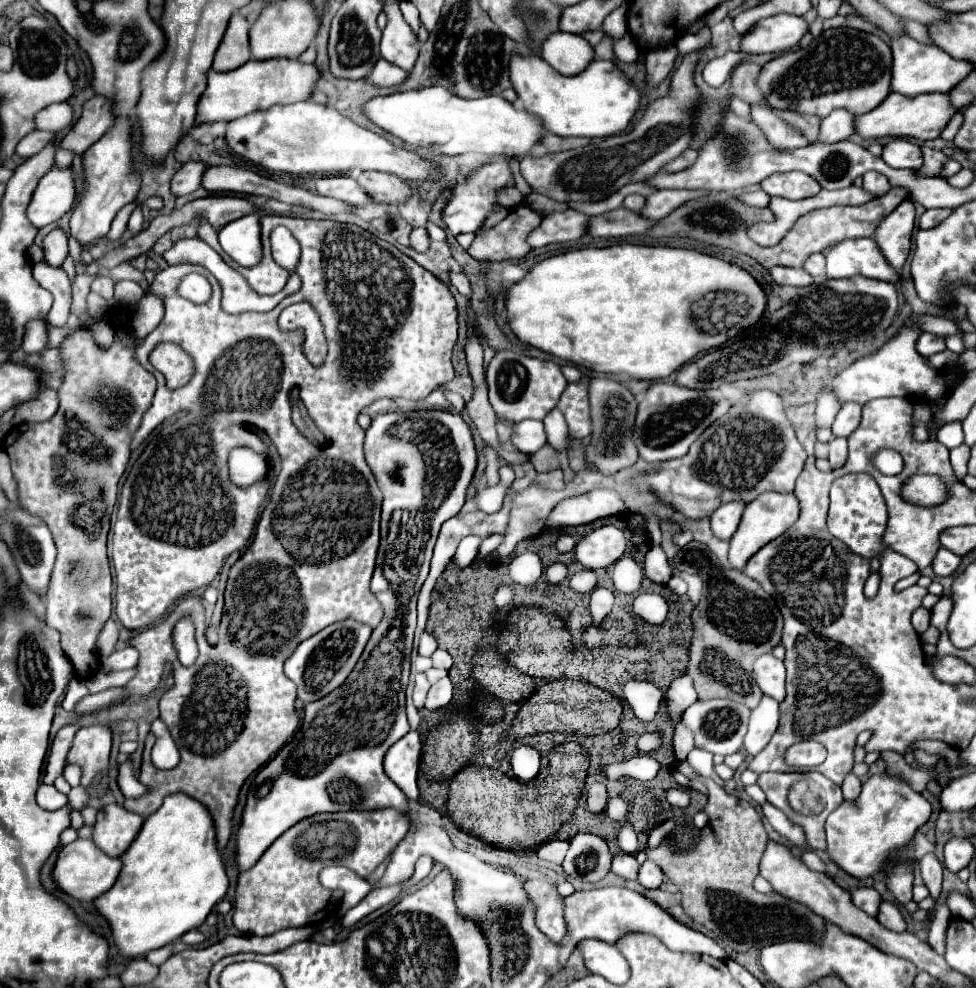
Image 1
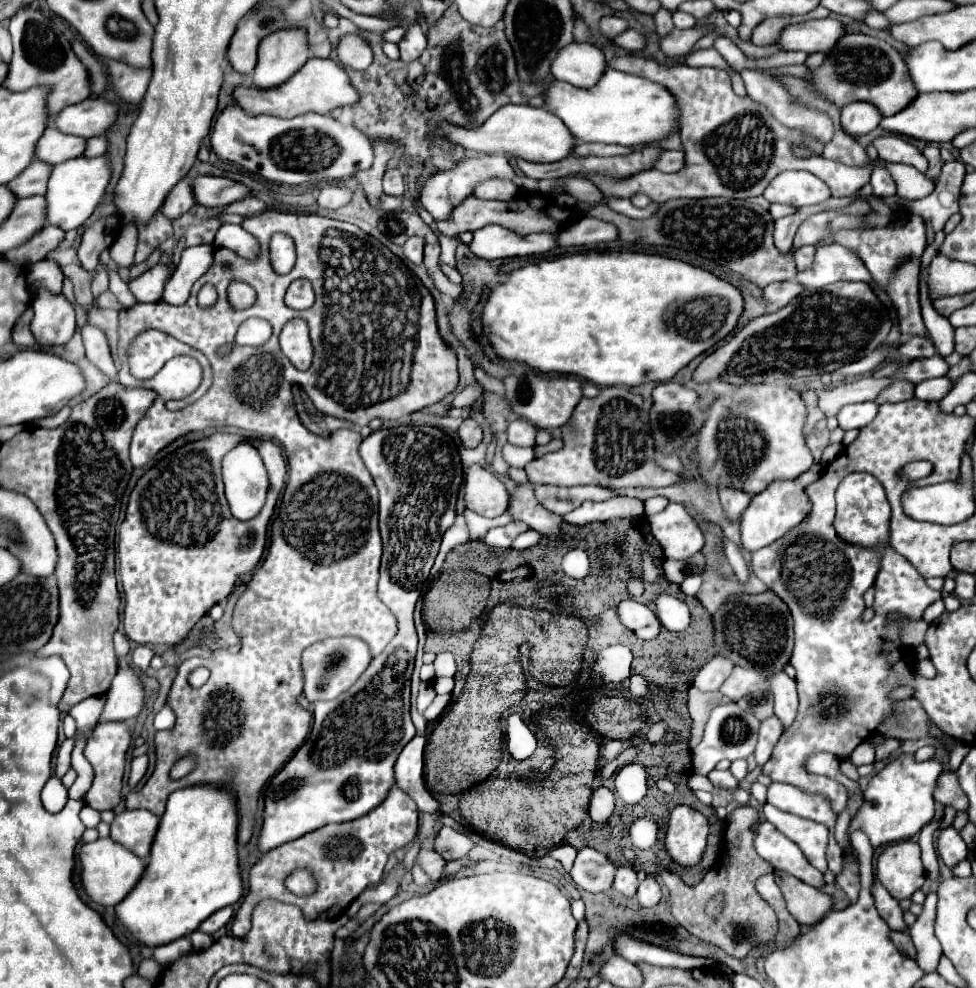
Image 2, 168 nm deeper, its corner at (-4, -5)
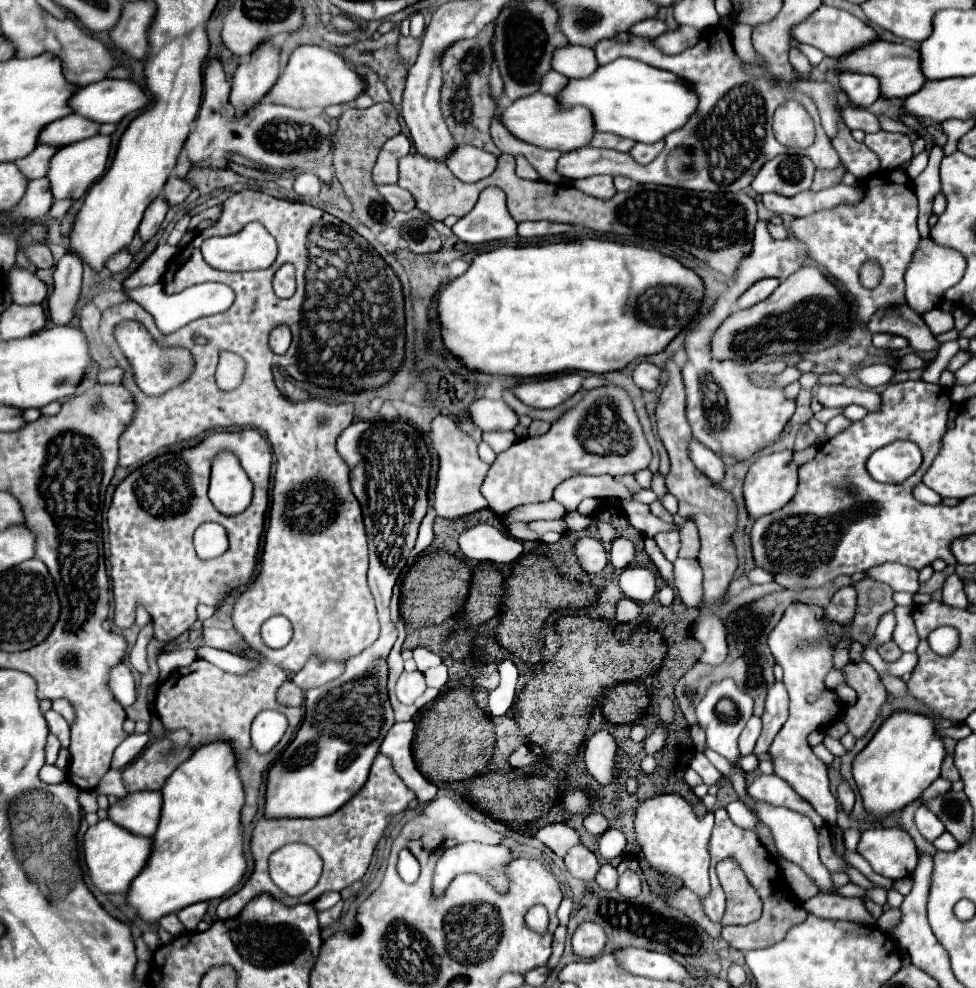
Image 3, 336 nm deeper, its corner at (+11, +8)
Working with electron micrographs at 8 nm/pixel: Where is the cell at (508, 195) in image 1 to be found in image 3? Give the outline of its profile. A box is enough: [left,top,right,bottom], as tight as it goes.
[447,144,497,182]

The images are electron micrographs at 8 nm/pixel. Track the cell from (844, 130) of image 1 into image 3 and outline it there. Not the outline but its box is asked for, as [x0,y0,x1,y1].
[839,72,879,106]

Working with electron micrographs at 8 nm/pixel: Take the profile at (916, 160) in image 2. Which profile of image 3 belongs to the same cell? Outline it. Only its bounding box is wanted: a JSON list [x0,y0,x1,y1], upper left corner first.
[841,106,881,134]

